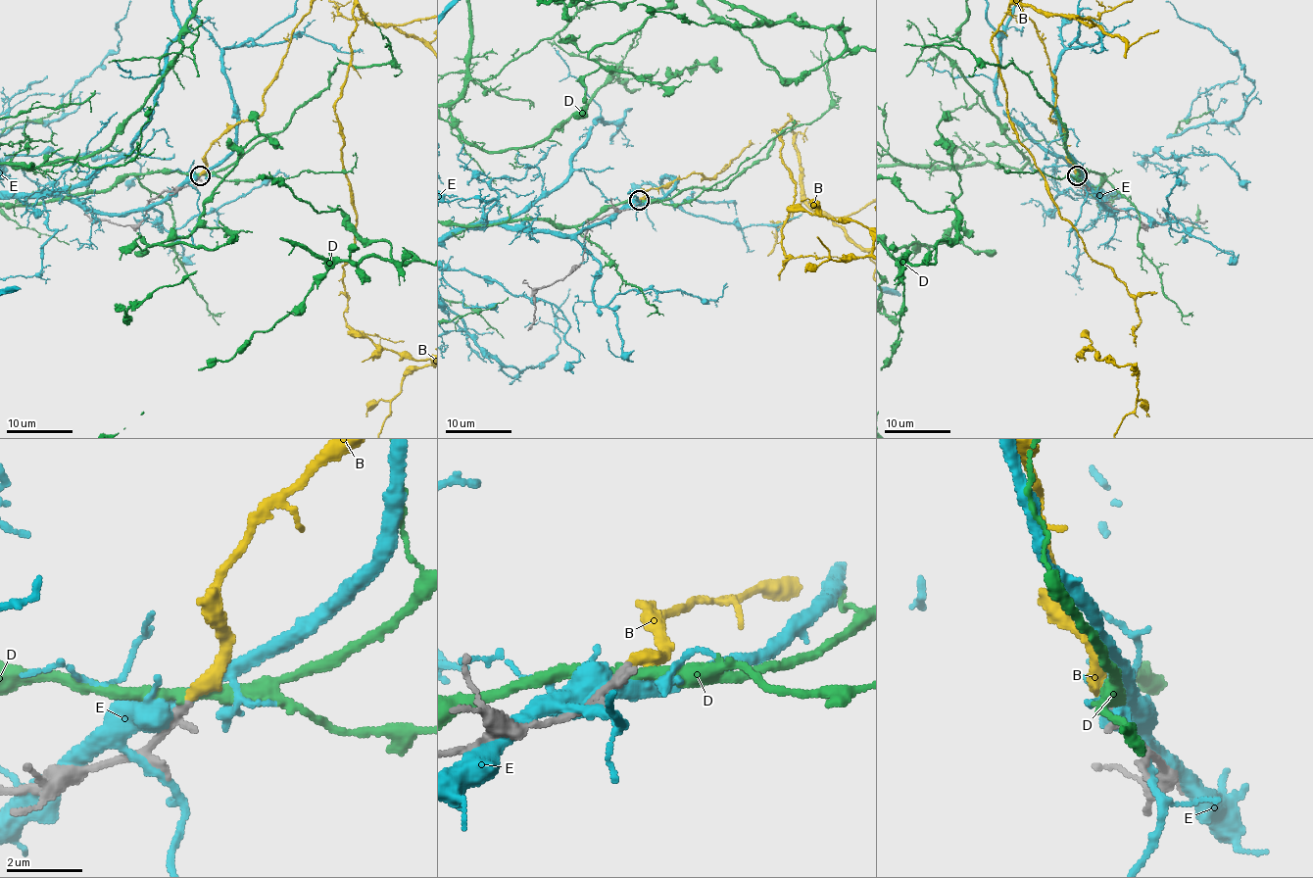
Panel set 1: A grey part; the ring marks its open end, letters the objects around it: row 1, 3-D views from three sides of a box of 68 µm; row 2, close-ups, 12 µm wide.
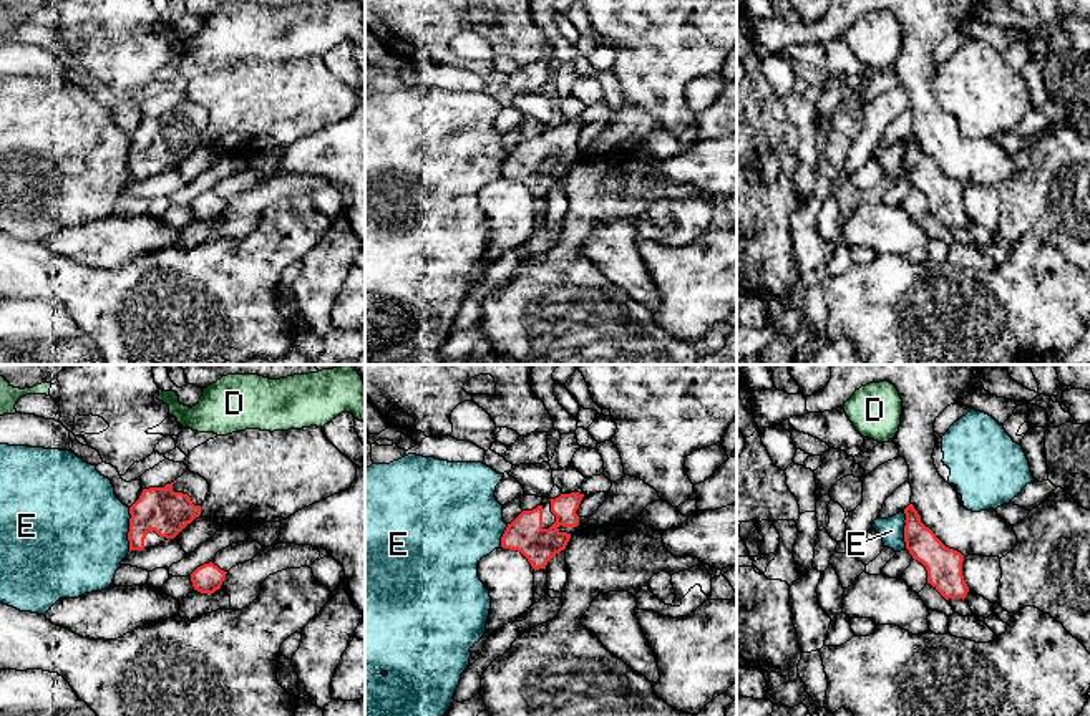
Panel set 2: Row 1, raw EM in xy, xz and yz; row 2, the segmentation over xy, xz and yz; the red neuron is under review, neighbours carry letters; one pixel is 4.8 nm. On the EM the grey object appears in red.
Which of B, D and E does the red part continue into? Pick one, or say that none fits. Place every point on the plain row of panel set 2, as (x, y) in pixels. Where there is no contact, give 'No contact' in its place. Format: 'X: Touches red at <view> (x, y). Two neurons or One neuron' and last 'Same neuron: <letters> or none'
B: No contact. One neuron
D: No contact. Two neurons
E: Touches red at xy (130, 158). Two neurons
Same neuron: B

